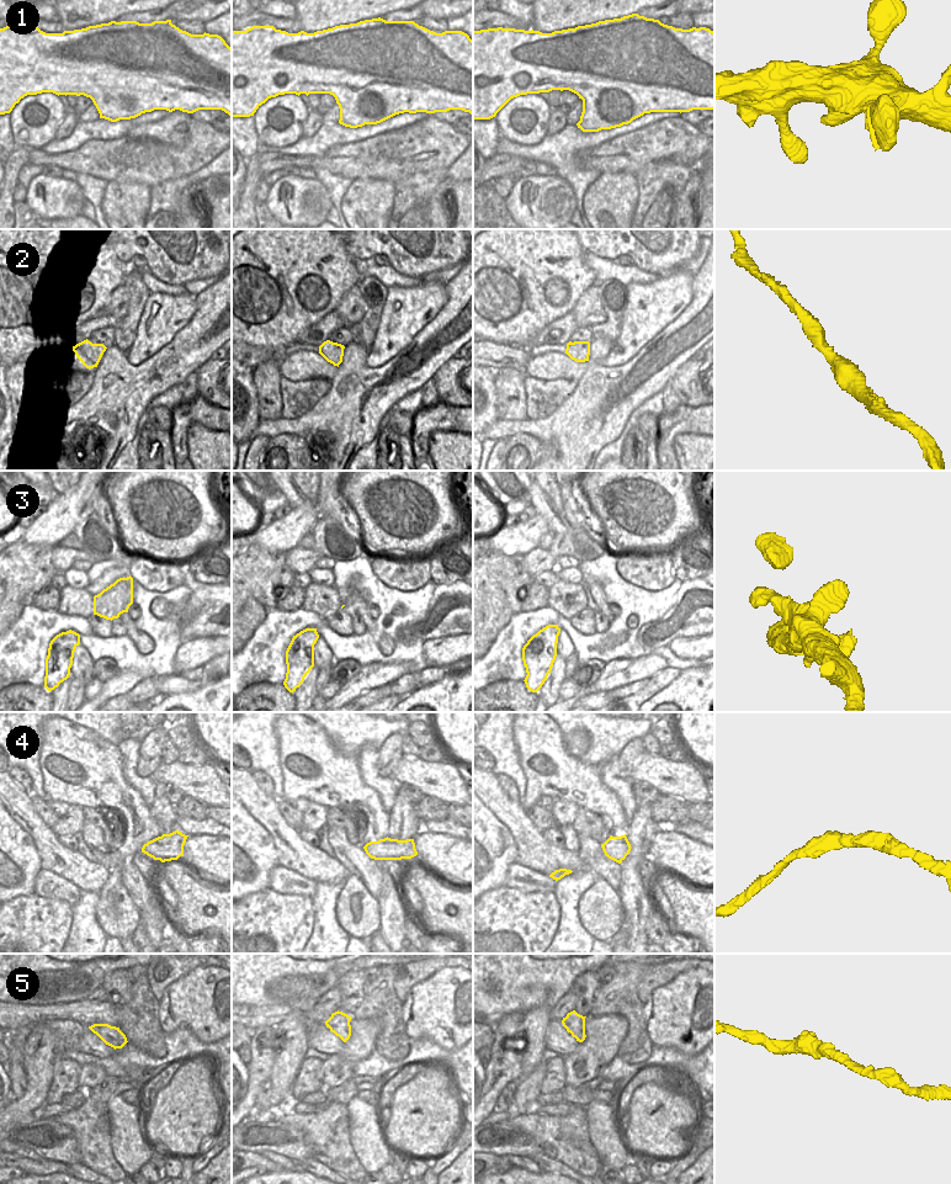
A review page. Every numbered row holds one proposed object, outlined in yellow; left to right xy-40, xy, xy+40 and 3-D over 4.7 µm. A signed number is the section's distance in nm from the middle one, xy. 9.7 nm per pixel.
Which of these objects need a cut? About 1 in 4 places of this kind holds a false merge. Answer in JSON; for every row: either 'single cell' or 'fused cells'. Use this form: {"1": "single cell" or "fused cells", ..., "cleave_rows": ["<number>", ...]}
{"1": "single cell", "2": "single cell", "3": "single cell", "4": "single cell", "5": "single cell", "cleave_rows": []}

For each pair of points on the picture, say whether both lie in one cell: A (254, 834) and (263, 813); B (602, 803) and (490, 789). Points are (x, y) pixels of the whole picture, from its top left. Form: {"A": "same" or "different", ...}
{"A": "different", "B": "different"}

